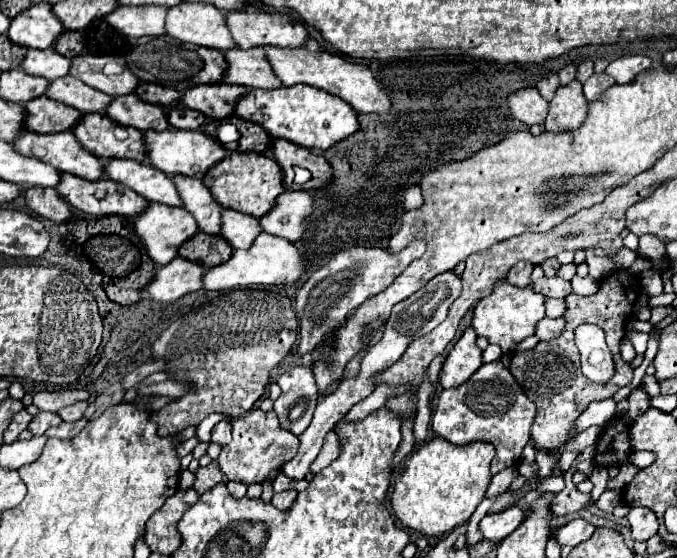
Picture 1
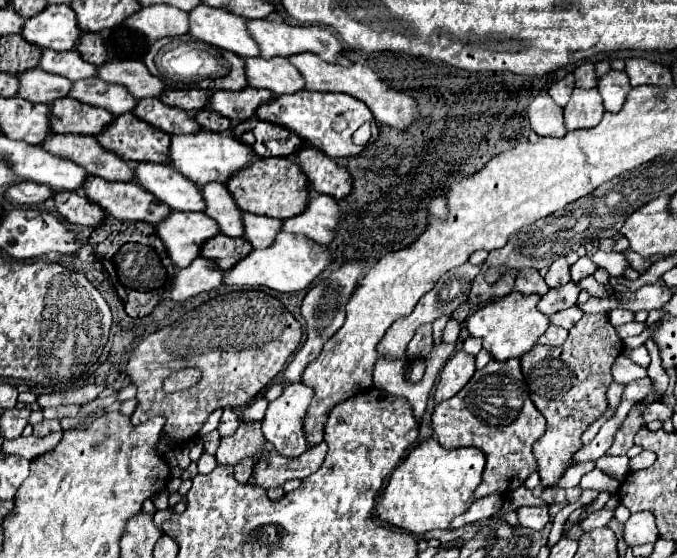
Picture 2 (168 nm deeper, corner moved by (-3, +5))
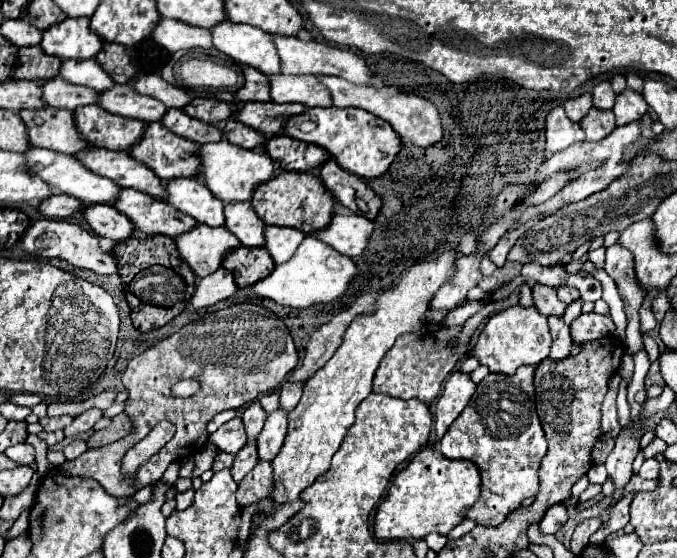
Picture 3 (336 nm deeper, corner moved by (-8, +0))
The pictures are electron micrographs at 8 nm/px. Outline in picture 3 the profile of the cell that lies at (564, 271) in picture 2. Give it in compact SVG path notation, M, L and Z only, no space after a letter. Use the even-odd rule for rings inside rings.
M561 286L557 288L557 294L559 294L559 300L571 304L575 300L579 300L579 290L577 288L571 288L571 286Z

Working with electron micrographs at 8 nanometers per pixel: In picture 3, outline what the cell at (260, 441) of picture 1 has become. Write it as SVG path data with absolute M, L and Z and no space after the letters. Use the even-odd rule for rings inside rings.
M219 452L217 456L215 456L215 462L213 462L213 472L219 472L219 470L223 470L223 468L231 468L231 464L233 464L233 454L227 454L227 452Z

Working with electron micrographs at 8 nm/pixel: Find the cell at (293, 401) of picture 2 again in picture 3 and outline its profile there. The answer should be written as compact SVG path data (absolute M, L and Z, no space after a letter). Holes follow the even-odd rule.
M275 410L273 414L267 416L265 426L257 438L259 460L271 462L277 456L277 452L281 450L285 434L287 434L287 412Z

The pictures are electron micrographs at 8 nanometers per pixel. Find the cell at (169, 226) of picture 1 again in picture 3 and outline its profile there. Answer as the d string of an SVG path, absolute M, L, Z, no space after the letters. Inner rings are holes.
M197 224L191 232L175 238L181 258L191 266L195 276L209 276L219 270L227 252L237 250L239 240L225 226L203 226Z

